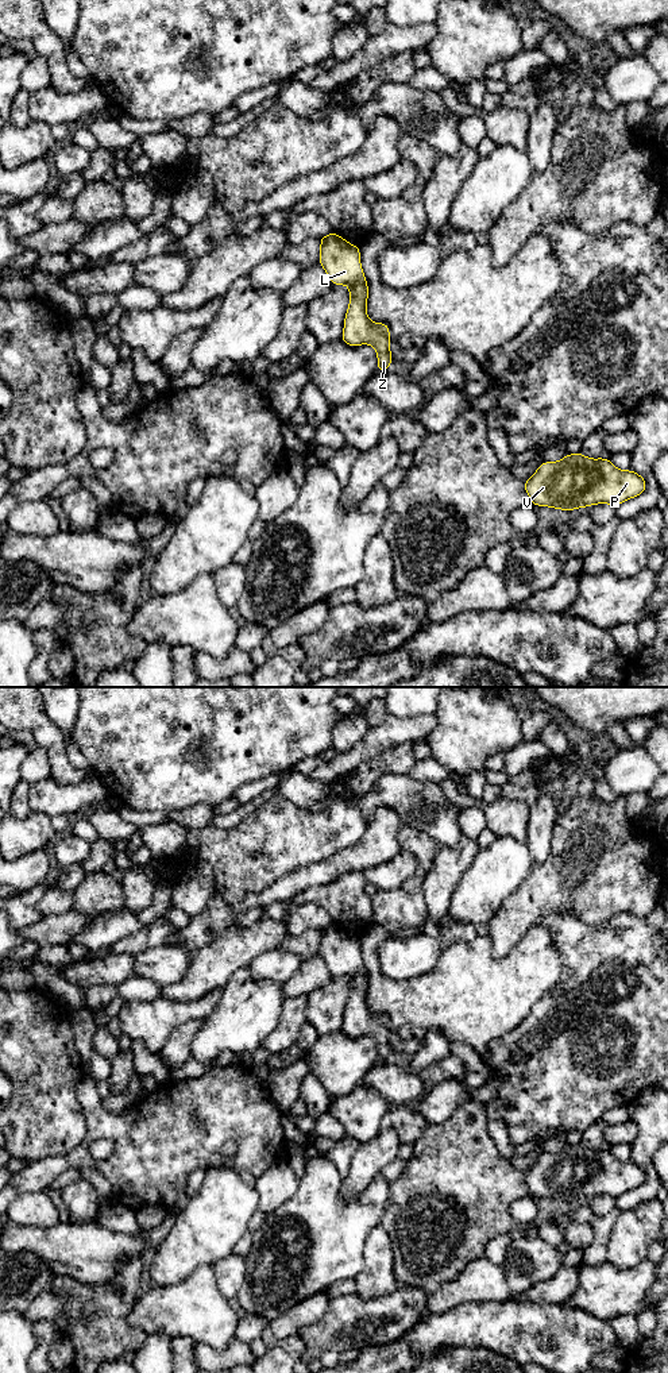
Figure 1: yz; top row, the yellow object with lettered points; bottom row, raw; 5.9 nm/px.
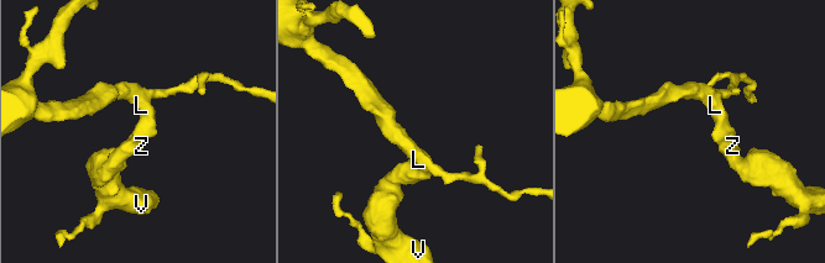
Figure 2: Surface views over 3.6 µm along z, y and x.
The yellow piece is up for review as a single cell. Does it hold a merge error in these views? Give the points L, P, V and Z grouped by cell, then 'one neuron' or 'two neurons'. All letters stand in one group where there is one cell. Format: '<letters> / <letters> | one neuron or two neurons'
L P V Z | one neuron

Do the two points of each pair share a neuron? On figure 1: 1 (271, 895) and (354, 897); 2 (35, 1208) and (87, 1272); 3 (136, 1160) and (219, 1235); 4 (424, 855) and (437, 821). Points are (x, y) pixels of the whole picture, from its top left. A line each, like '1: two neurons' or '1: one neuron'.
1: two neurons
2: two neurons
3: two neurons
4: two neurons

